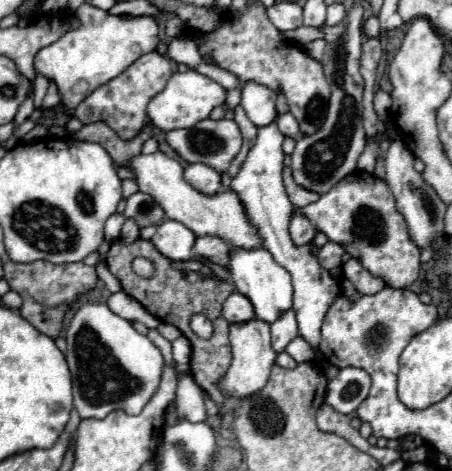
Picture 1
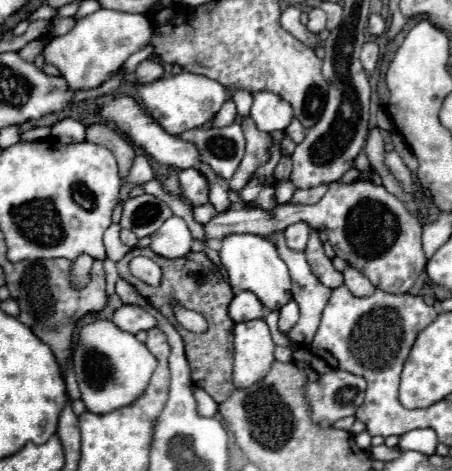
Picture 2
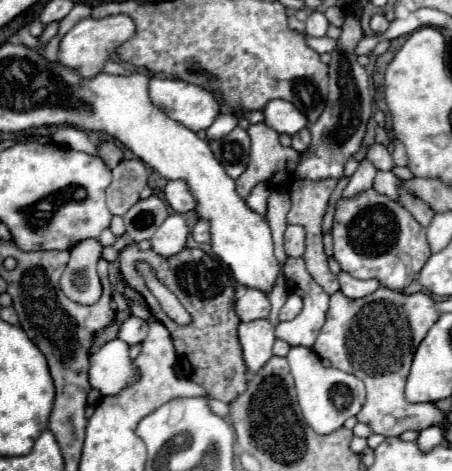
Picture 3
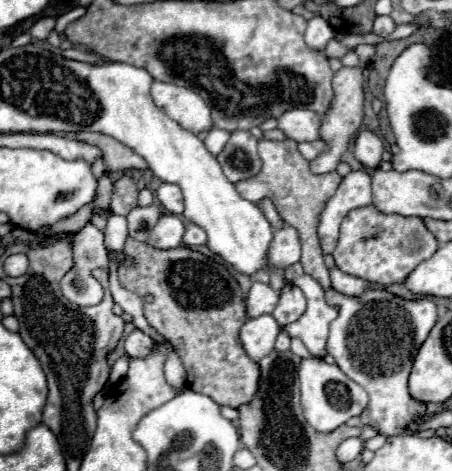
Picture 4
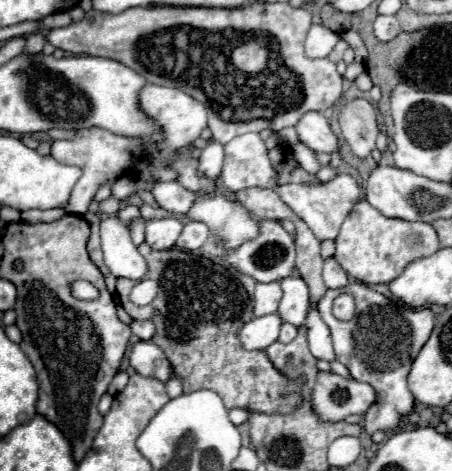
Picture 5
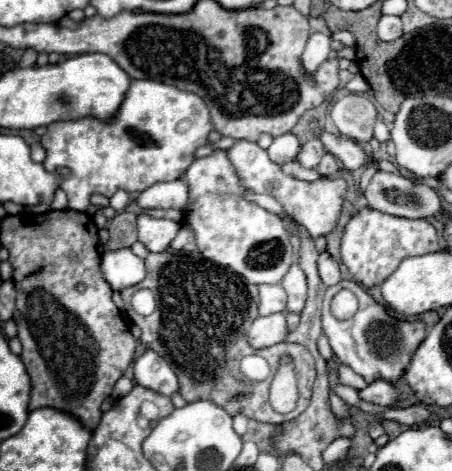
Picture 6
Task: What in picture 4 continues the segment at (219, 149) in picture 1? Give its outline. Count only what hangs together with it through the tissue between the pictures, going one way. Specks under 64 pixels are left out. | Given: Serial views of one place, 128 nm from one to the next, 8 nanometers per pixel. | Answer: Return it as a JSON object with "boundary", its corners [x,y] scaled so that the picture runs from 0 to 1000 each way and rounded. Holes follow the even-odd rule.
{"boundary":[[[518,276],[496,318],[478,331],[500,378],[509,386],[544,382],[549,374],[566,374],[575,365],[575,335],[566,323],[571,297],[544,276]]]}

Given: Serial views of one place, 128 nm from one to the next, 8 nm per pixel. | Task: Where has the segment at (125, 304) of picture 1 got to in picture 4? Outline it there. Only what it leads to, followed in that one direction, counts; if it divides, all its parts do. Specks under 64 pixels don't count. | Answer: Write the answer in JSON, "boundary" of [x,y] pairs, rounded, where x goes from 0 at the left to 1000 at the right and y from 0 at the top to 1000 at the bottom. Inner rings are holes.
{"boundary":[[[296,701],[292,709],[279,713],[274,739],[279,739],[279,752],[283,752],[288,760],[327,756],[327,747],[336,743],[336,722],[332,722],[314,701]]]}

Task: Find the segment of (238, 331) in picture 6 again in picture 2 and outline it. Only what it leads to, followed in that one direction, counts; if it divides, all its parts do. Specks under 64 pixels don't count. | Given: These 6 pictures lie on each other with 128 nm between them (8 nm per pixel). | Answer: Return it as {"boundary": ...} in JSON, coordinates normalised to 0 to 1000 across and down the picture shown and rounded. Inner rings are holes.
{"boundary":[[[296,527],[296,531],[288,531],[265,556],[257,556],[257,569],[261,569],[265,590],[283,594],[305,616],[305,624],[319,628],[403,709],[407,730],[412,730],[412,756],[416,756],[420,781],[429,790],[442,790],[442,794],[469,790],[469,811],[429,811],[429,820],[456,828],[482,858],[496,854],[518,828],[518,815],[513,815],[513,696],[518,696],[518,684],[504,671],[504,645],[513,641],[518,620],[513,620],[509,603],[491,590],[487,573],[447,535],[376,552],[376,548],[358,548],[358,544],[341,539],[332,527]],[[296,544],[327,544],[358,569],[354,607],[332,607],[332,603],[314,599],[314,594],[305,594],[305,590],[296,590],[288,582],[283,556]],[[385,641],[407,650],[407,654],[416,654],[416,658],[442,662],[460,679],[460,701],[451,709],[425,709],[412,696],[403,696],[389,684],[389,671],[385,671],[385,658],[381,658]]]}

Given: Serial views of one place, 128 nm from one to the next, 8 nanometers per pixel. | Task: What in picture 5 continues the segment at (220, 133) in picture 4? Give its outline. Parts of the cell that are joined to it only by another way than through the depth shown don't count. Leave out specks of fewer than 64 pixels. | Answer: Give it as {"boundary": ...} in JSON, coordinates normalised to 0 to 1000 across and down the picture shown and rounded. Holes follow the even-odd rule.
{"boundary":[[[465,293],[442,327],[442,369],[460,378],[482,378],[491,348],[496,348],[496,310],[473,293]]]}

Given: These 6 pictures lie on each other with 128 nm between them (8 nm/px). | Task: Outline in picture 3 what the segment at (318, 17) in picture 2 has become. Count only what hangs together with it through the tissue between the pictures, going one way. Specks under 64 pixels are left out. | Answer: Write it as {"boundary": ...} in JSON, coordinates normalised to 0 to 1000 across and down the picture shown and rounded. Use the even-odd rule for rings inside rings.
{"boundary":[[[690,25],[686,34],[681,34],[681,42],[677,42],[677,68],[686,72],[686,76],[721,76],[721,64],[726,64],[726,42],[721,42],[721,34],[712,30],[712,25]]]}

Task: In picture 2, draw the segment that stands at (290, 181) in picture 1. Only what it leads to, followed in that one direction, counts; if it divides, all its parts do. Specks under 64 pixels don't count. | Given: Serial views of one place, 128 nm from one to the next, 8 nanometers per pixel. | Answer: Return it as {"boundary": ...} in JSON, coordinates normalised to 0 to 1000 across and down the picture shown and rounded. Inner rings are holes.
{"boundary":[[[717,391],[699,395],[699,399],[681,399],[681,403],[655,403],[650,416],[646,416],[646,429],[655,429],[655,433],[699,433],[717,416],[721,403],[726,399]]]}

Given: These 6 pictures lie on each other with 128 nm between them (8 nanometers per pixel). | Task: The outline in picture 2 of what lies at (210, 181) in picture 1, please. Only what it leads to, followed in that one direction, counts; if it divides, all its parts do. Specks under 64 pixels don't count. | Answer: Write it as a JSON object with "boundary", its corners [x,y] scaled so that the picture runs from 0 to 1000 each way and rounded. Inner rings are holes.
{"boundary":[[[412,357],[394,365],[398,391],[403,391],[403,420],[412,420],[420,433],[456,433],[460,429],[460,403],[465,386],[460,378],[434,361],[434,357]]]}

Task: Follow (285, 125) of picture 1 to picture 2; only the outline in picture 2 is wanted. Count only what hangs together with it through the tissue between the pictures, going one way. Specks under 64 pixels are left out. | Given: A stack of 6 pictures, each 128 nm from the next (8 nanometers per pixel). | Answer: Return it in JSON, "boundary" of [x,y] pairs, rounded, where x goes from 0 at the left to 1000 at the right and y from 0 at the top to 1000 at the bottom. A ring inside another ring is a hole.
{"boundary":[[[650,251],[642,263],[637,263],[637,272],[628,276],[655,306],[664,306],[664,297],[673,297],[673,268]]]}

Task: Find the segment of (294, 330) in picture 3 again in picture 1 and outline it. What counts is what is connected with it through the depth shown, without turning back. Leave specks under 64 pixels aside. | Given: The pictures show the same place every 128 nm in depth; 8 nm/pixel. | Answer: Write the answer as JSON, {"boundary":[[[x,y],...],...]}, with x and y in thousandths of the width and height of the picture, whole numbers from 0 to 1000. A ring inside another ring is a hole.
{"boundary":[[[611,259],[593,268],[575,268],[566,280],[566,297],[535,344],[527,369],[513,378],[509,399],[531,412],[535,433],[544,437],[544,450],[558,467],[558,476],[571,484],[575,501],[584,505],[584,527],[602,539],[602,548],[642,577],[646,607],[650,607],[650,650],[646,658],[655,667],[659,684],[659,709],[690,735],[704,739],[708,730],[708,692],[717,684],[717,671],[726,654],[739,645],[739,637],[752,628],[752,603],[743,590],[717,573],[690,535],[690,514],[673,522],[655,522],[637,497],[637,476],[650,454],[650,437],[628,403],[624,391],[624,357],[628,357],[628,323],[624,323],[624,280],[615,276]]]}

